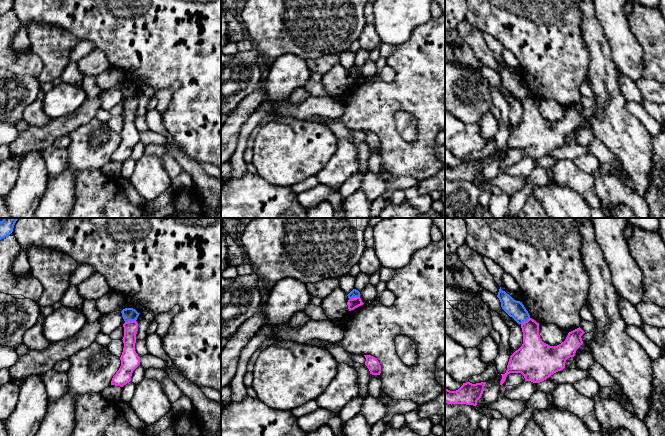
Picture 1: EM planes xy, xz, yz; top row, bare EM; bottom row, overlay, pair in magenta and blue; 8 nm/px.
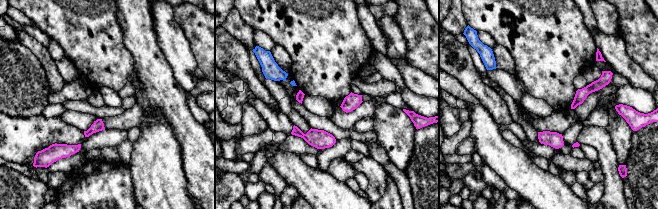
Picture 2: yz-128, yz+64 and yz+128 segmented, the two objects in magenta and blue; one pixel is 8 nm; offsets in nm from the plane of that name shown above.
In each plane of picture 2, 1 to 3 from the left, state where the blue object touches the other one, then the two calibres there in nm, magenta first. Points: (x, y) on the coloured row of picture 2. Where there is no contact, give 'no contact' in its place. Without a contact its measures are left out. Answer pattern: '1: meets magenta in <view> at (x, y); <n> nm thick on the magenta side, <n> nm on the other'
1: no contact
2: no contact
3: no contact

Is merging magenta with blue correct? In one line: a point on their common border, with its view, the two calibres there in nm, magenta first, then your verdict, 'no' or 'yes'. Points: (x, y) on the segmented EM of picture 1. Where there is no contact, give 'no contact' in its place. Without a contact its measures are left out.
meets magenta in xy at (130, 321); 110 nm thick on the magenta side, 110 nm on the other; no

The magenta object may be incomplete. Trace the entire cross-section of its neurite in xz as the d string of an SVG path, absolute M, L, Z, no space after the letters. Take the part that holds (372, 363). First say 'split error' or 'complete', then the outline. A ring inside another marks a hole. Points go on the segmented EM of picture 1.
complete; M364 355L366 358L365 365L370 371L370 374L372 375L380 375L381 373L381 365L377 358L371 356L371 355Z

